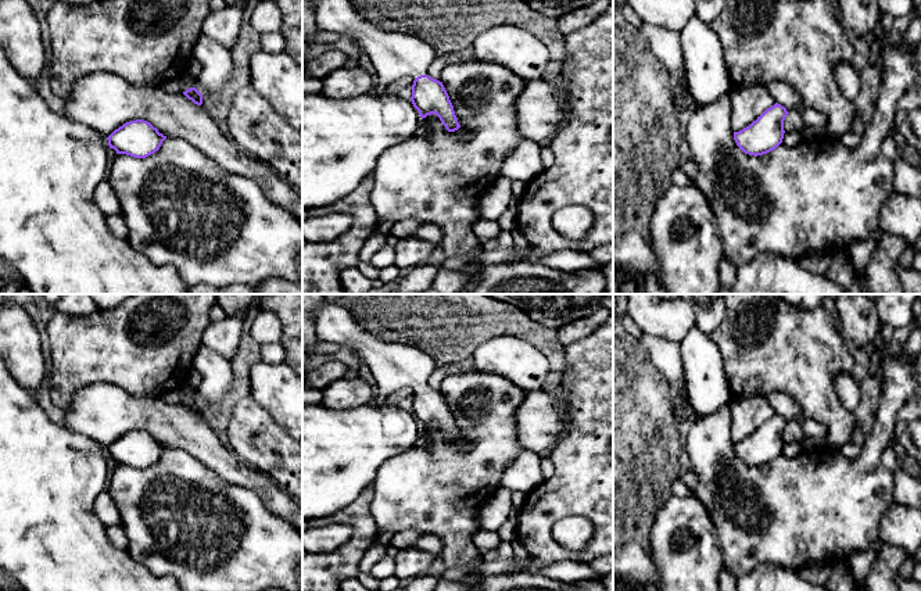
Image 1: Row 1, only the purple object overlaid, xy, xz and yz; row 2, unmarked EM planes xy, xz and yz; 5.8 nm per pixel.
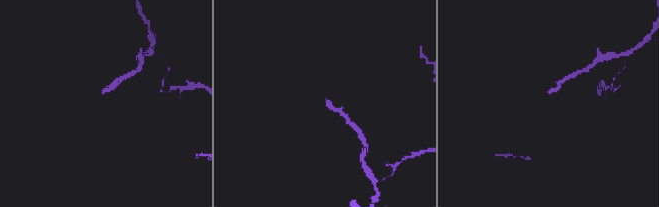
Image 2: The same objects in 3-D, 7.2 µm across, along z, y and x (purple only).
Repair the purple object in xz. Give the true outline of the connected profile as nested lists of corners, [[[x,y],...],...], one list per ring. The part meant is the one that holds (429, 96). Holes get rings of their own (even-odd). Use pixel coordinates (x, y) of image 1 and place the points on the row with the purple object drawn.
[[[315,0],[315,24],[318,32],[348,35],[368,54],[381,85],[413,78],[411,101],[422,119],[436,114],[448,132],[460,128],[442,82],[427,75],[437,57],[431,44],[409,33],[376,26],[348,0]]]

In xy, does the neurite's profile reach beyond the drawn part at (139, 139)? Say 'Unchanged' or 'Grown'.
Unchanged

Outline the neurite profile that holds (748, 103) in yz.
[[[761,83],[732,89],[727,98],[730,103],[730,122],[734,132],[749,126],[767,108],[775,104],[766,85]]]

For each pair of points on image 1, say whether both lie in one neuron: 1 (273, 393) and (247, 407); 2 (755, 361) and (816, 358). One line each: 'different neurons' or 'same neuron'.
1: different neurons
2: same neuron

